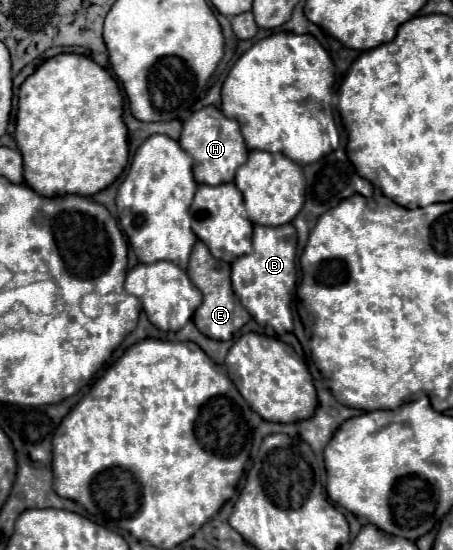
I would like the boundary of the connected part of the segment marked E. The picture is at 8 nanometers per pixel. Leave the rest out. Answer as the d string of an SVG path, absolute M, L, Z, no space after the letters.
M196 242L192 256L190 256L190 264L188 264L188 276L190 280L196 284L196 288L202 292L202 304L200 308L194 312L194 324L196 328L214 340L230 340L234 336L234 332L238 332L248 320L250 314L248 310L240 304L240 300L236 300L236 294L232 292L232 282L230 282L230 264L224 260L214 258L204 242Z

